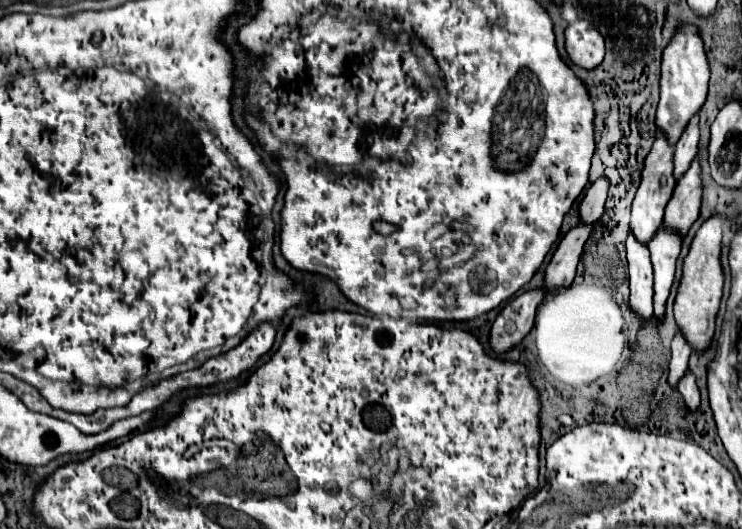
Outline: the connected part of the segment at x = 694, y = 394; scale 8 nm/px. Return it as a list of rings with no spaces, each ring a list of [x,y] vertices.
[[[687,372],[687,374],[681,378],[677,390],[679,390],[685,406],[689,408],[689,412],[695,412],[695,410],[699,408],[699,388],[697,388],[697,384],[695,384],[695,376]]]

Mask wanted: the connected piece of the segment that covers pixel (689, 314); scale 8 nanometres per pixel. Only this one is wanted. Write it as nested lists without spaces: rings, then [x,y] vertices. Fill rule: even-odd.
[[[719,216],[709,218],[695,234],[689,254],[683,262],[683,278],[681,278],[675,306],[673,306],[677,328],[681,330],[683,338],[695,352],[707,350],[713,342],[715,320],[717,320],[717,312],[719,312],[719,304],[721,304],[721,296],[723,296],[725,276],[723,276],[723,268],[721,268],[721,224],[723,224],[723,220]]]

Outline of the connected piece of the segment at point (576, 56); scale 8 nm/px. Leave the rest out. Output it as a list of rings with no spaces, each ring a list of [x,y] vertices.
[[[575,20],[565,28],[565,50],[575,66],[593,70],[605,56],[605,42],[591,22]]]

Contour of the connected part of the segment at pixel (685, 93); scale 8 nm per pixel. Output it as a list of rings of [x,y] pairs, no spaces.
[[[685,26],[673,36],[671,44],[665,48],[661,62],[661,100],[655,124],[671,146],[677,144],[689,120],[701,110],[707,98],[707,82],[709,82],[709,64],[707,54],[703,50],[703,40],[695,26]]]

